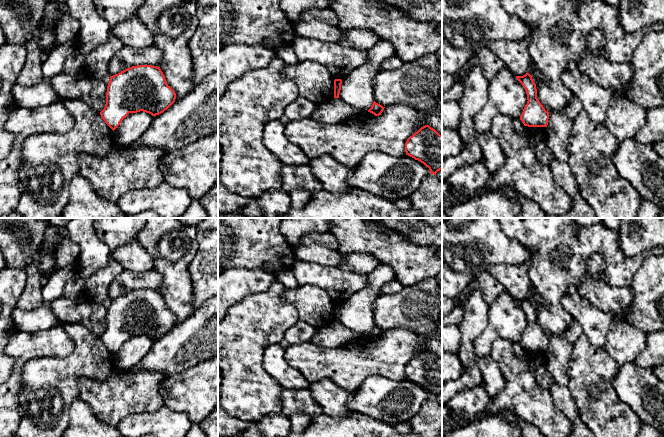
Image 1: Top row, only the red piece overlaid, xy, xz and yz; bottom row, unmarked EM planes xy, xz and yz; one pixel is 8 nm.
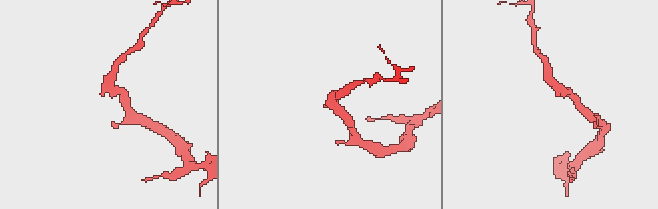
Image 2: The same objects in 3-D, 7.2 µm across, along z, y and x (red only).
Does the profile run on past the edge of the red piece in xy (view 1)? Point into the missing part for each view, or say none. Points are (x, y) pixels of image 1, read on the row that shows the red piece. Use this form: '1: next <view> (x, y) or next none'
1: next none

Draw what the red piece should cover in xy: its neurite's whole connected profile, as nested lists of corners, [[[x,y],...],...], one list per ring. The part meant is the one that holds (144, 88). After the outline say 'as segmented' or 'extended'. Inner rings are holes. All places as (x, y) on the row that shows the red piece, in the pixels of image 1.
[[[137,65],[110,76],[106,104],[100,112],[105,123],[114,131],[129,113],[140,111],[159,115],[176,99],[160,67]]] | as segmented

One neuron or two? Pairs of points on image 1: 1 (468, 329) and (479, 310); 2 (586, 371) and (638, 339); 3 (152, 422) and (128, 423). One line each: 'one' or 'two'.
1: one
2: two
3: one

